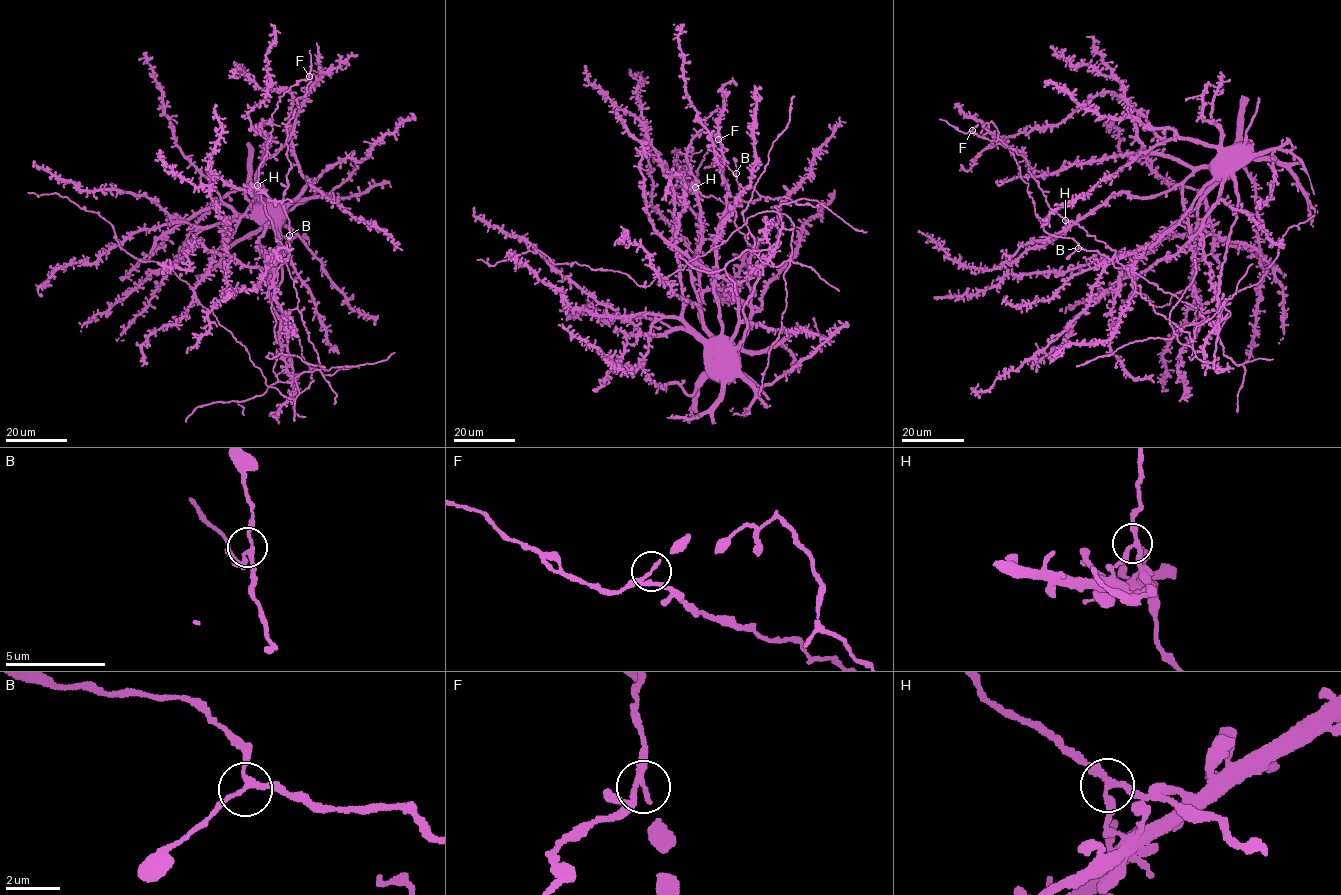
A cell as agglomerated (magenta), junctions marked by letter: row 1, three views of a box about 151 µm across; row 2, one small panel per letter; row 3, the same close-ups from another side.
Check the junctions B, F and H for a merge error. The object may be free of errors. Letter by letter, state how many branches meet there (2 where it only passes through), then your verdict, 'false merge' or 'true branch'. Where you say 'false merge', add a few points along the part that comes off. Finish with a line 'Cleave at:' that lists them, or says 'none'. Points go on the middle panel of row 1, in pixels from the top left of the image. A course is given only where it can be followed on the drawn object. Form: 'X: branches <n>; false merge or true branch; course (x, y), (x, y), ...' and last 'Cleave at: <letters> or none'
B: branches 3; true branch
F: branches 3; true branch
H: branches 3; true branch
Cleave at: none

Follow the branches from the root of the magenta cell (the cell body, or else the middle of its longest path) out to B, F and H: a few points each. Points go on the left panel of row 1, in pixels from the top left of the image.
B: (259, 203), (258, 197), (246, 197), (255, 183), (262, 188), (257, 191), (288, 254), (286, 259), (289, 235)
F: (259, 203), (246, 194), (255, 183), (262, 188), (257, 191), (259, 166), (272, 114), (280, 96), (309, 76)
H: (259, 203), (258, 197), (249, 201), (246, 194), (255, 183), (261, 186), (260, 190), (257, 191), (257, 185)

